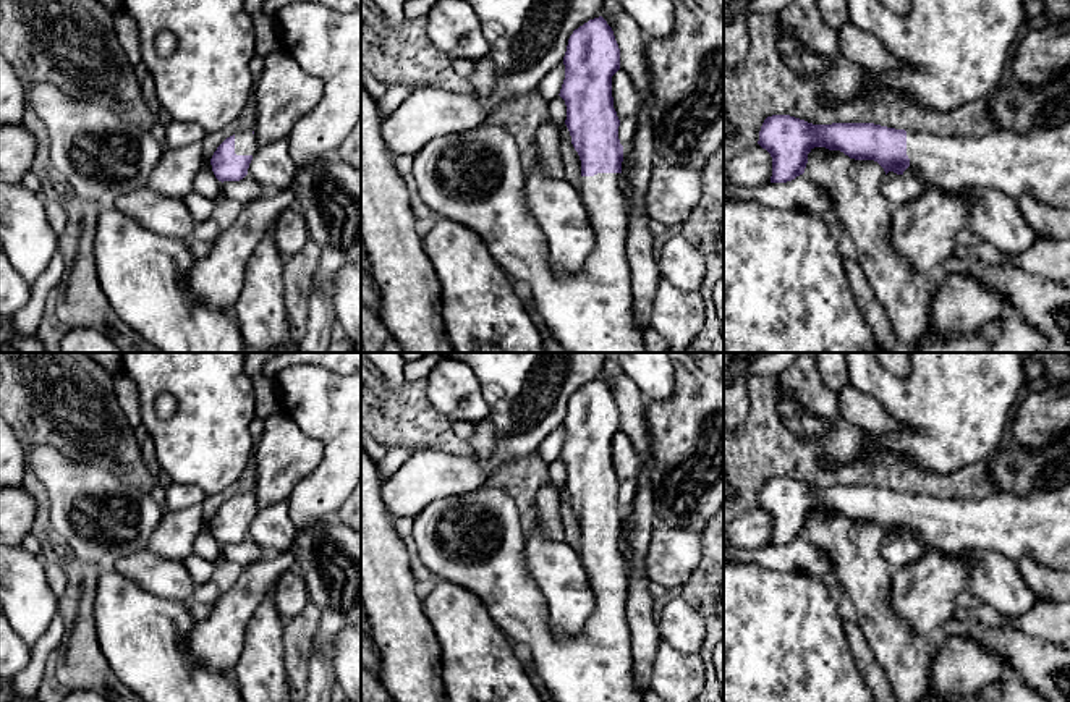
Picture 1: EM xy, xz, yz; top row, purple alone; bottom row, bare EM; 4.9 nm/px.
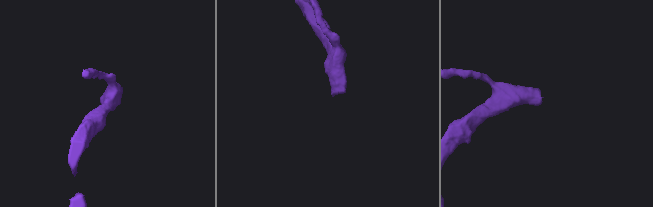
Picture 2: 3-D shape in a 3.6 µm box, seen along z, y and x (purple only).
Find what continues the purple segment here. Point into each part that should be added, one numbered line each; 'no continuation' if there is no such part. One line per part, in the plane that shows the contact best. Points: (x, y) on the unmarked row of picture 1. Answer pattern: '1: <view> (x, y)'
1: xz (475, 539)

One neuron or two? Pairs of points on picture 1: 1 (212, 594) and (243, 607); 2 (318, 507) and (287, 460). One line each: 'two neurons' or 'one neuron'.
1: two neurons
2: two neurons

